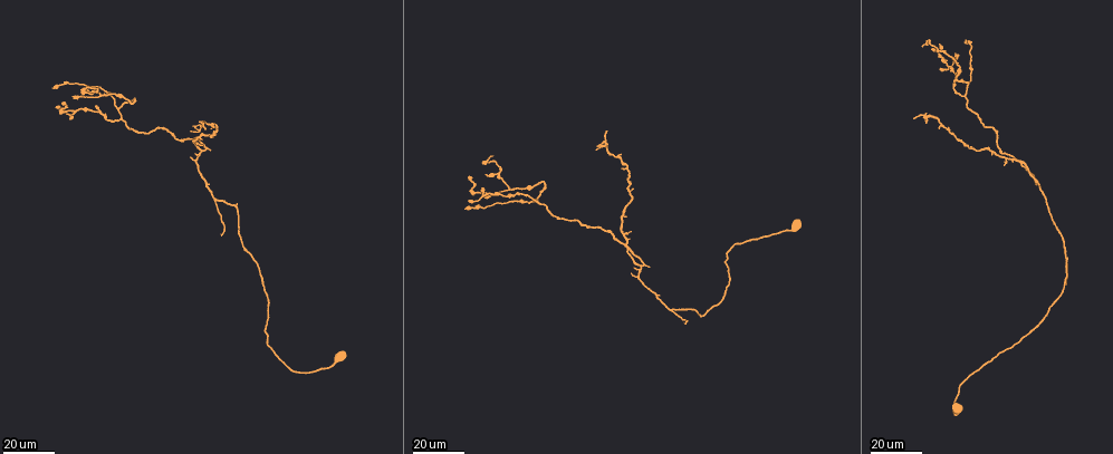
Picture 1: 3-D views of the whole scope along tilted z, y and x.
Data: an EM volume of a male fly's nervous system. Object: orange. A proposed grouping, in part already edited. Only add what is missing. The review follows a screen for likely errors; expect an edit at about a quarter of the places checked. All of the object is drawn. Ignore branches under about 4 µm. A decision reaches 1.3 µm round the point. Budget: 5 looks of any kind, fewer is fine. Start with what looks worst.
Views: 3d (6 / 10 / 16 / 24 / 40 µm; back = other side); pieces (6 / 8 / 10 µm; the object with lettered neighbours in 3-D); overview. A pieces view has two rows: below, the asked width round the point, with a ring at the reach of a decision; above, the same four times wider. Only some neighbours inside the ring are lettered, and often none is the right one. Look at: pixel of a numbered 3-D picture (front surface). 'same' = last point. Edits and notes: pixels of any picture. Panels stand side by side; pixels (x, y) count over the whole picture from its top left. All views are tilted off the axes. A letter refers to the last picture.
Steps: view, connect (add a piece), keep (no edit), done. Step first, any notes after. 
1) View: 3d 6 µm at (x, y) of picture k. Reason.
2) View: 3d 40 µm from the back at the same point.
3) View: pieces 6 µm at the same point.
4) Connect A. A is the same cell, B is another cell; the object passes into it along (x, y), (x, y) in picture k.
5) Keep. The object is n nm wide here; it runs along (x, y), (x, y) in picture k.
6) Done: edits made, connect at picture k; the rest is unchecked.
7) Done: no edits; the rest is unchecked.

View: 3d 24 µm at (470, 175) of picture 1. Branch stops here.

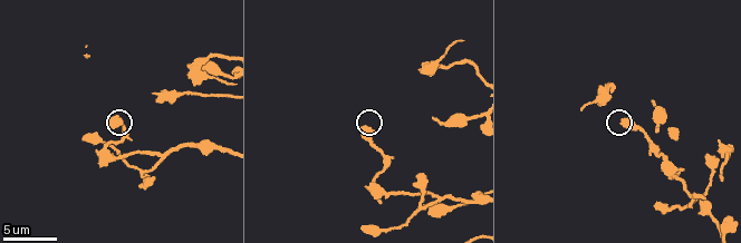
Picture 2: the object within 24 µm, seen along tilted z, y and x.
View: pieces 10 µm at (364, 126) of picture 2.

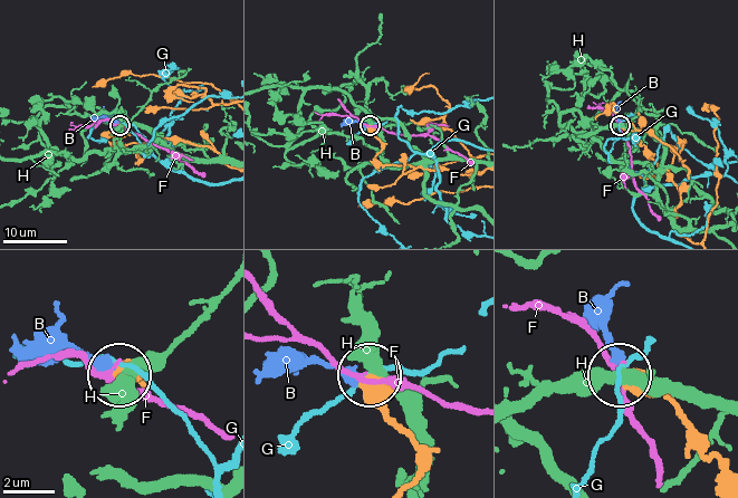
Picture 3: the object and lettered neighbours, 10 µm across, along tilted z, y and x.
Keep. B, F, G and H are other cells; none of them fits.

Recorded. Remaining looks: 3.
View: 3d 24 µm at (52, 88) of picture 1. Long arm stops here.

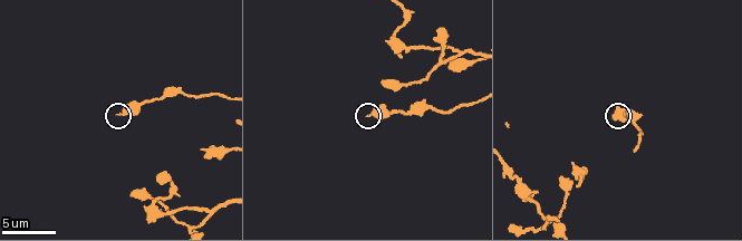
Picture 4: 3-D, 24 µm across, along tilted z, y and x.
View: pieces 8 µm at (368, 115) of picture 4.

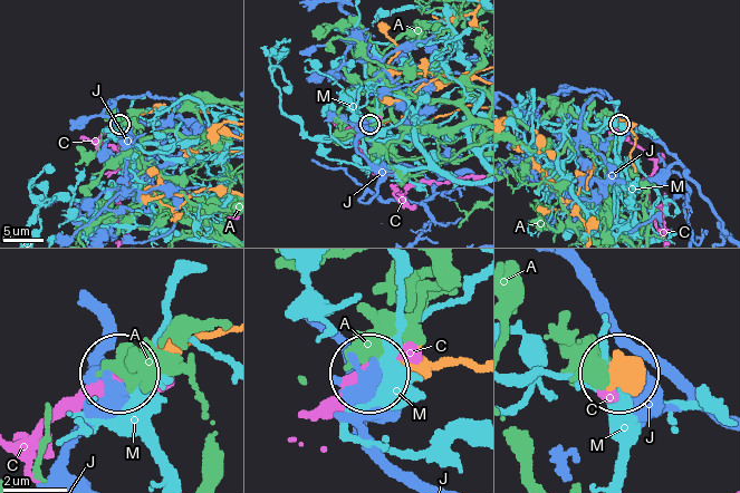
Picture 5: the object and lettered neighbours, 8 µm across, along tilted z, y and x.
Keep. A, C, J and M are other cells; no lettered piece goes on from it.

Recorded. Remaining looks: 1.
View: pieces 10 µm at (440, 27) of picture 4. An open end.

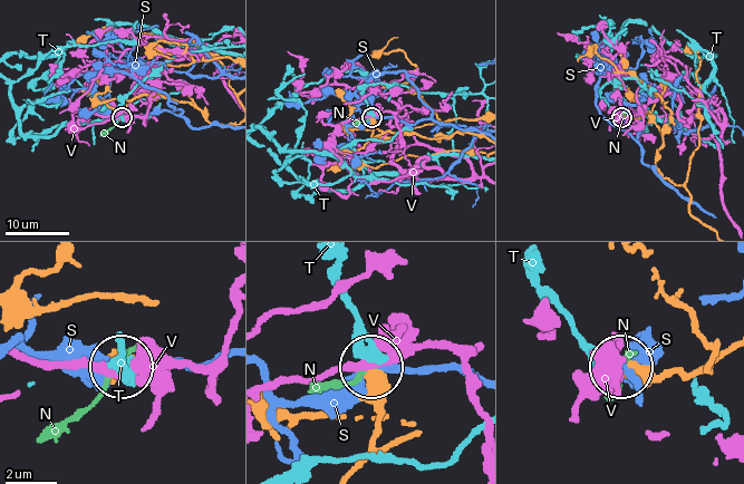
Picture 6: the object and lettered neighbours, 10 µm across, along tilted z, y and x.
Keep. The object is 550 nm wide here; N, S, T and V are other cells; it runs along (408, 433), (374, 442), (373, 369) in picture 6; none of them fits.

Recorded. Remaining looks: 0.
Done: no edits; the rest is unchecked.

